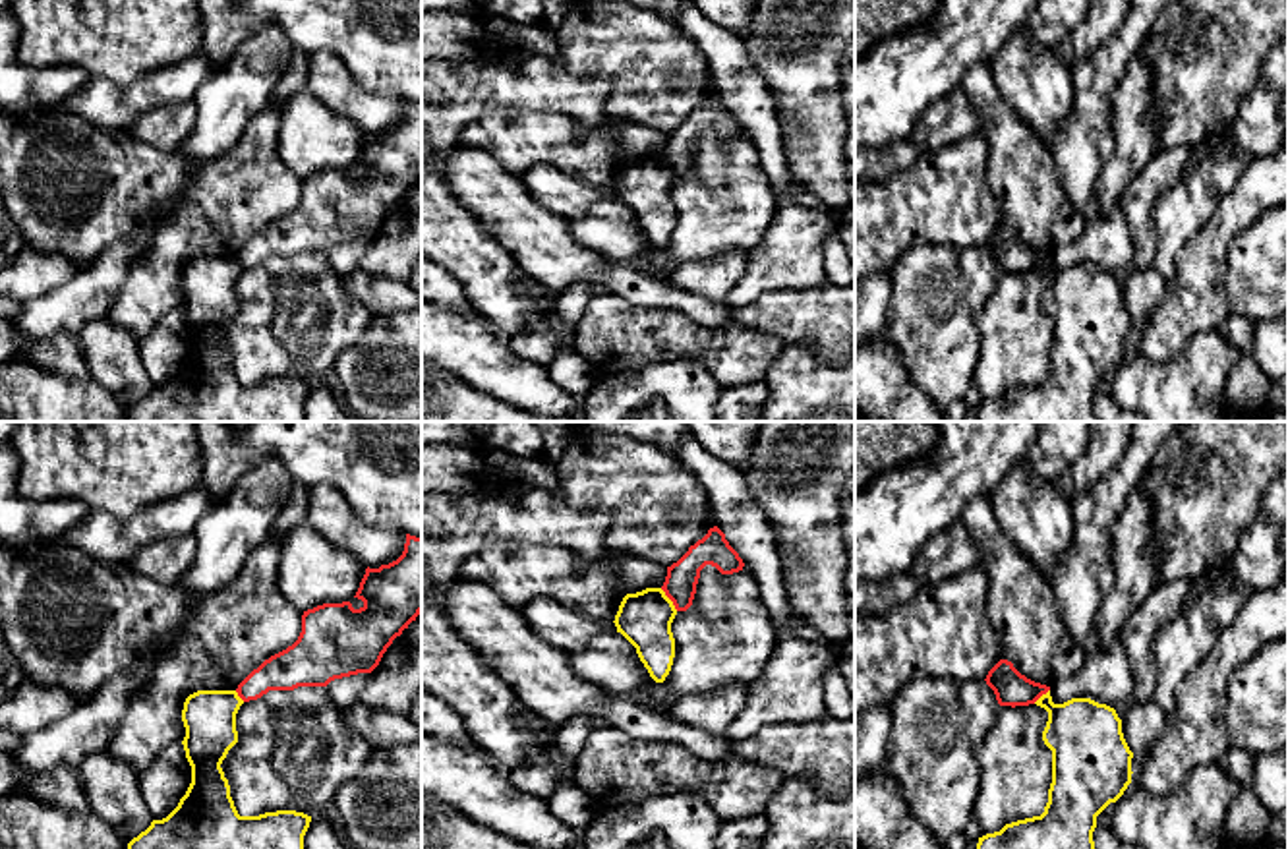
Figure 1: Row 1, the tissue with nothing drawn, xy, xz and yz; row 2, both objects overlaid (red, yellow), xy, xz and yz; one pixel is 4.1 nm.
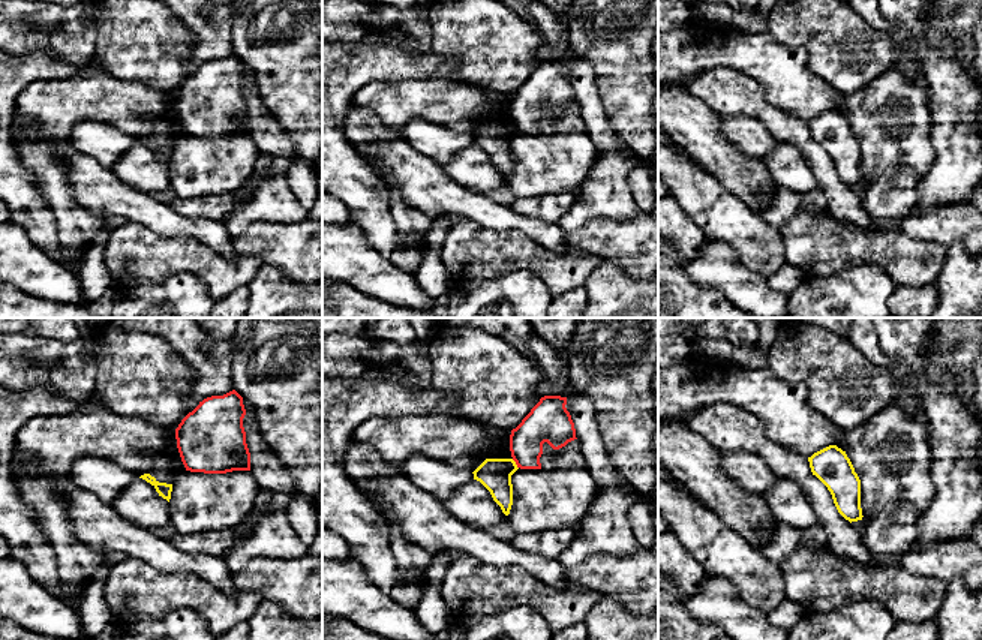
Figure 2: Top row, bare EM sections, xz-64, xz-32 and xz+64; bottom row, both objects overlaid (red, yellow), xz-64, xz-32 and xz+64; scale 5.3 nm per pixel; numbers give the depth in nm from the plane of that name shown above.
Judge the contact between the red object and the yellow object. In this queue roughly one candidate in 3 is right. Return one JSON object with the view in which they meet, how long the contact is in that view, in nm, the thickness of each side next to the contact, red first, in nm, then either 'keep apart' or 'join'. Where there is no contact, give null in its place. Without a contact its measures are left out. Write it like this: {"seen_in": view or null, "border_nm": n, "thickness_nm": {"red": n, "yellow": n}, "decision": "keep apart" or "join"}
{"seen_in": "xz", "border_nm": 120, "thickness_nm": {"red": 140, "yellow": 220}, "decision": "keep apart"}

